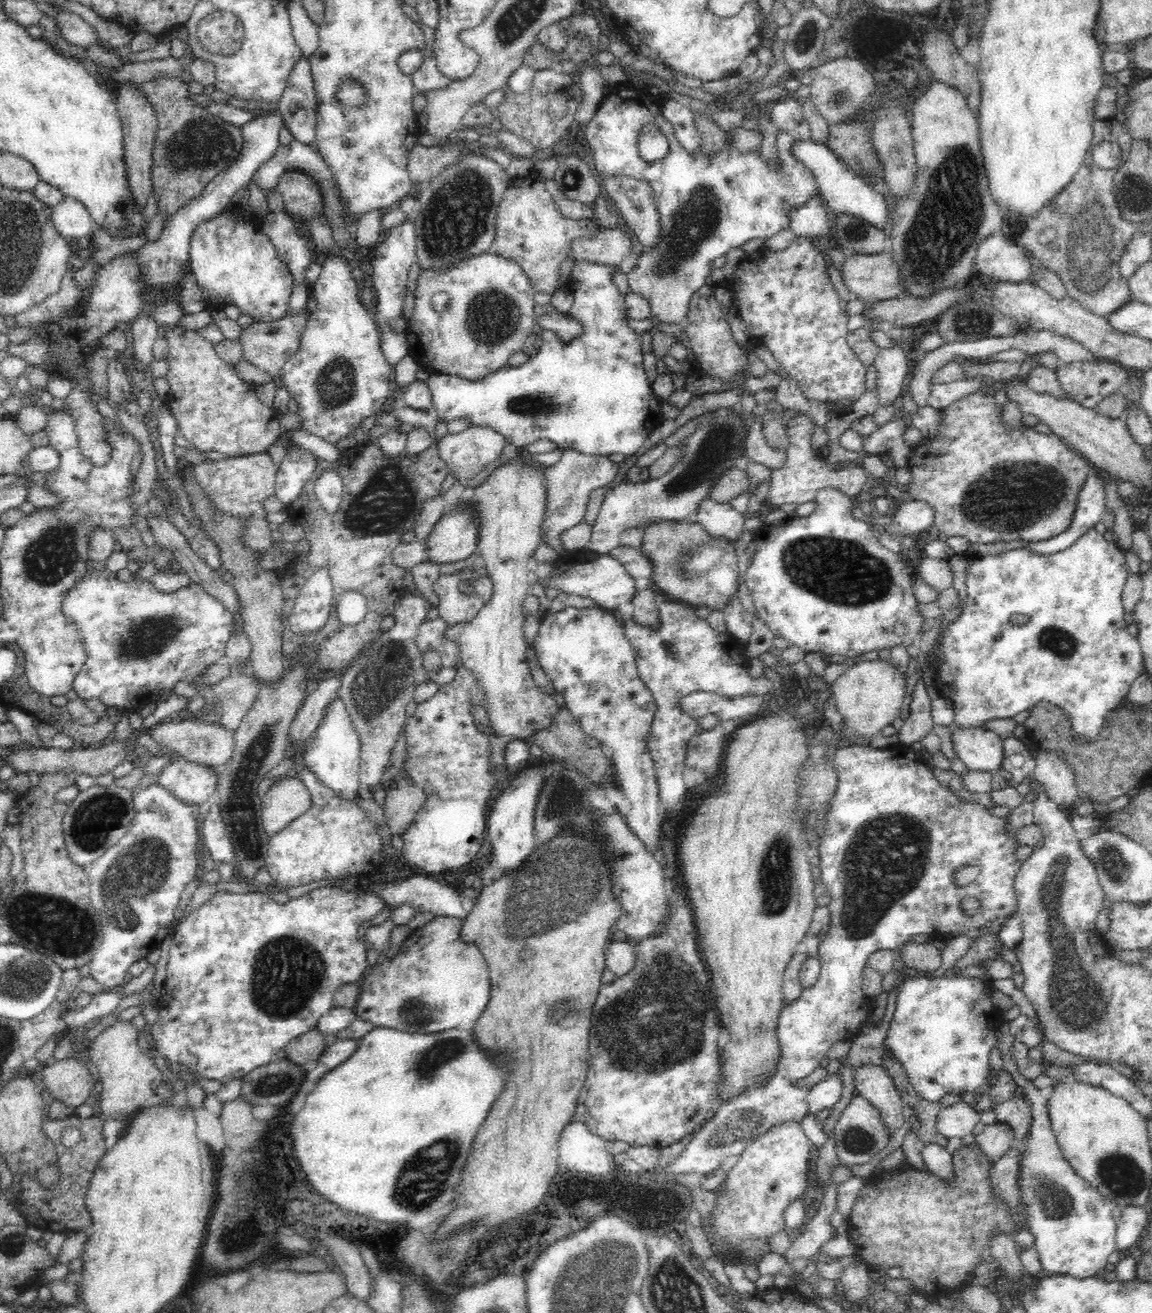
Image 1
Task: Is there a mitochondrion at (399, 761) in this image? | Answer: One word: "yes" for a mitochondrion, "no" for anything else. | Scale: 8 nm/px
no

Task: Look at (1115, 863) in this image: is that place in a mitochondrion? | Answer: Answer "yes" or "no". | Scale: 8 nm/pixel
yes

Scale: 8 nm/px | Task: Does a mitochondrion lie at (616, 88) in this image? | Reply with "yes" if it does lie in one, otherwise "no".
no

